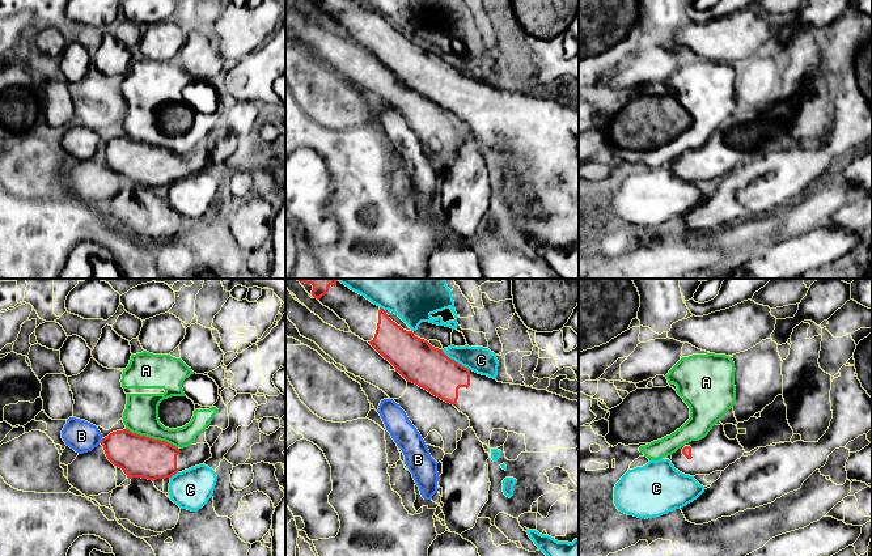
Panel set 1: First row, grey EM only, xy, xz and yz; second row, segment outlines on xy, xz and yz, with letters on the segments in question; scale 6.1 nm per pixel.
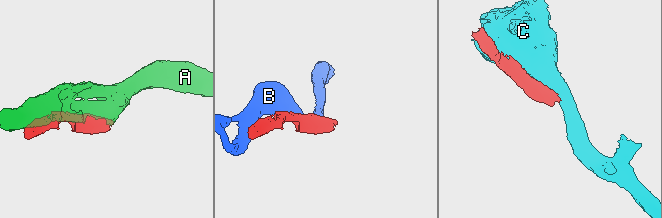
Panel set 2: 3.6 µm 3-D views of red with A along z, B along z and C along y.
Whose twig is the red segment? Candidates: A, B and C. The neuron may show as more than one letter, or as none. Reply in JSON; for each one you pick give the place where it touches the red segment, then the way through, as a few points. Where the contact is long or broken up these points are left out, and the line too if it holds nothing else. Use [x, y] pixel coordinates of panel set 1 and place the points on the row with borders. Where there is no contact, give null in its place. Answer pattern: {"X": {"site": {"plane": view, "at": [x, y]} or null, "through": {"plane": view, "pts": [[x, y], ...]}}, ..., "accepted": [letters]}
{"accepted": []}

